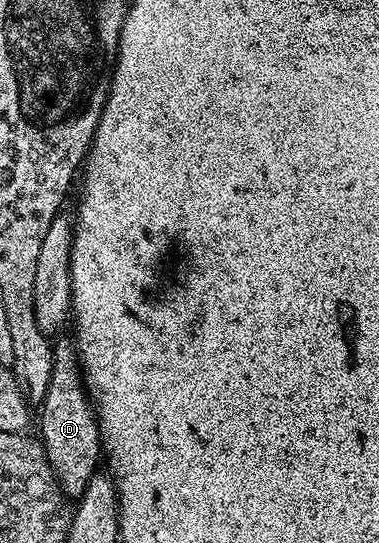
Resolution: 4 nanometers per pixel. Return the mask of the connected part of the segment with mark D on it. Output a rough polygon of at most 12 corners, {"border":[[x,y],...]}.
{"border":[[69,340],[54,345],[40,440],[65,497],[103,456]]}

